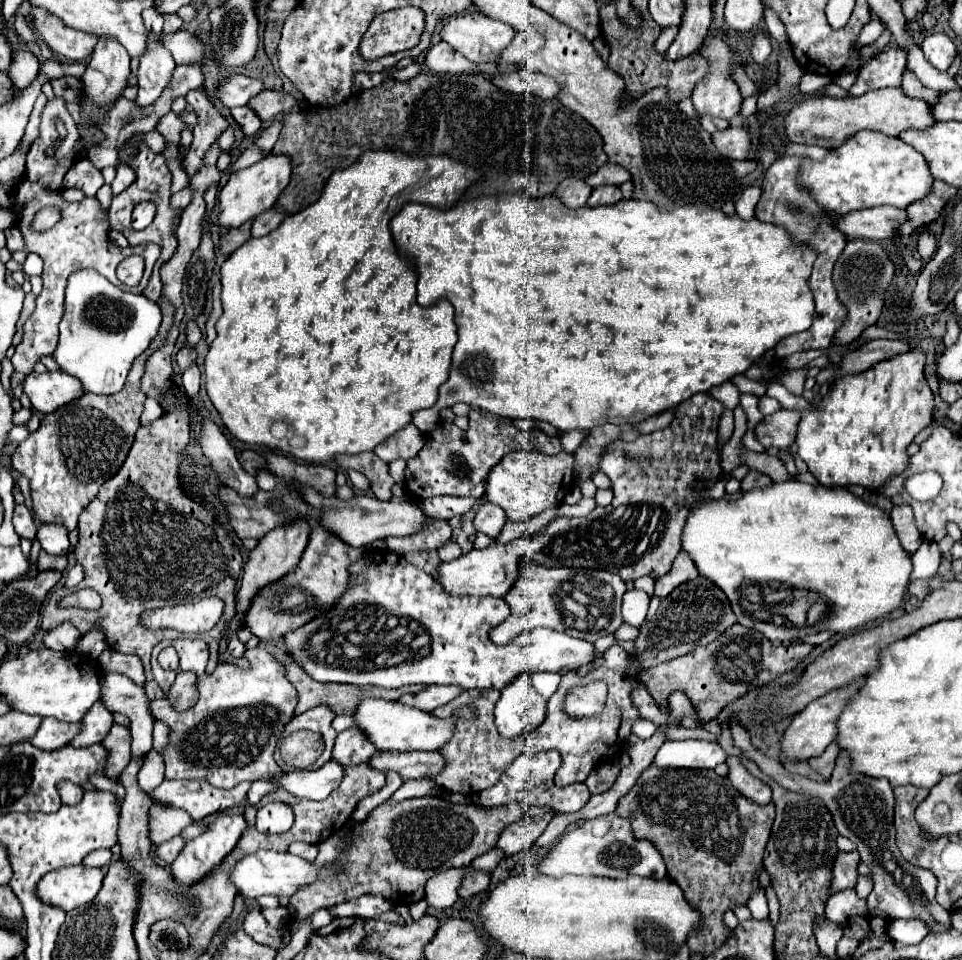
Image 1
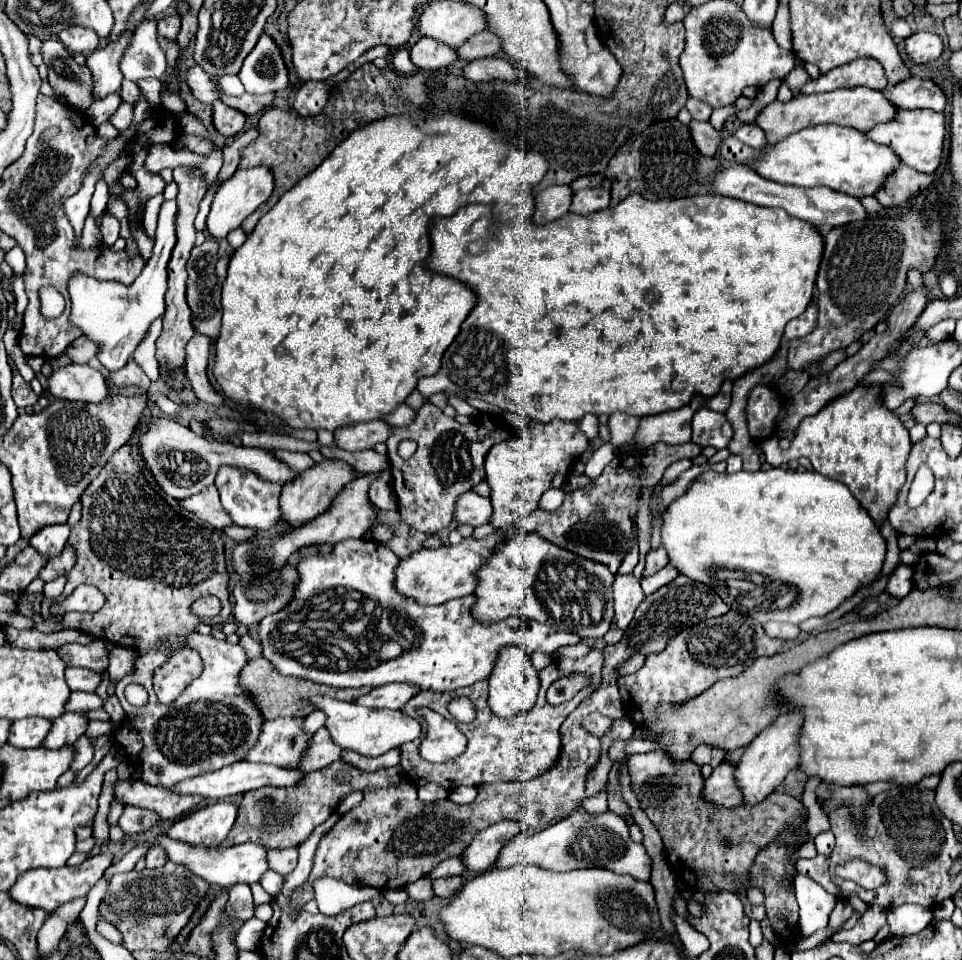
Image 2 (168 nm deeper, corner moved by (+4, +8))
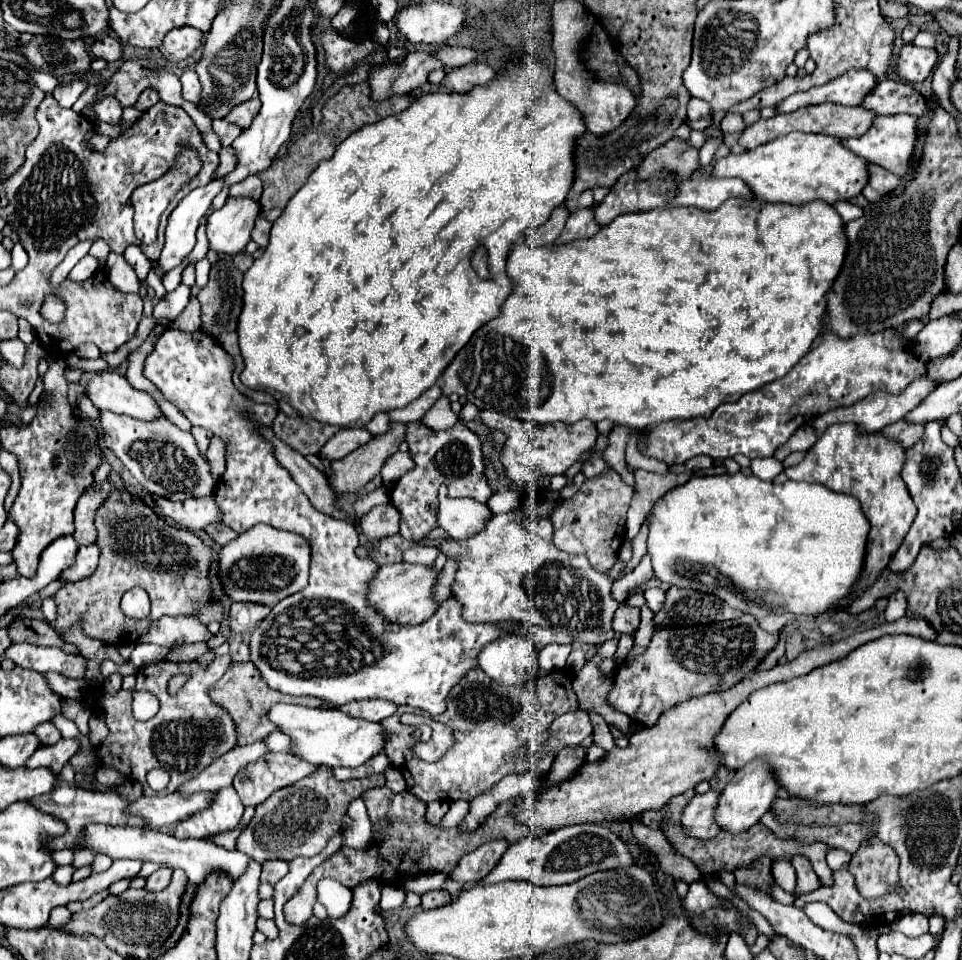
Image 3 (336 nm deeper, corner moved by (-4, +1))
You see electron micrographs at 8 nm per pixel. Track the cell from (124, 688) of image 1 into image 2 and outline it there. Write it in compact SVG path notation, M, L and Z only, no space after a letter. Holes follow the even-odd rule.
M67 667L65 669L65 681L71 691L89 691L93 693L101 681L101 673L89 673L87 669Z

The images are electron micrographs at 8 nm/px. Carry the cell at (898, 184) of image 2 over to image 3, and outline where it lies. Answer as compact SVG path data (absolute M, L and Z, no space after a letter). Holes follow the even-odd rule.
M877 164L869 166L869 174L871 174L869 176L869 184L863 190L863 196L869 202L881 200L887 192L893 192L901 184L901 178L893 176L891 172L885 172L883 168L877 168Z

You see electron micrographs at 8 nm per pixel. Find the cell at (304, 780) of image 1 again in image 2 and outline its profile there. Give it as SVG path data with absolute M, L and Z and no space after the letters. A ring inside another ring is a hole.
M239 761L233 765L227 765L225 769L213 771L213 773L205 773L205 775L197 775L197 777L189 777L173 787L169 787L173 793L177 795L197 795L203 799L223 799L223 797L233 797L233 795L241 795L247 793L251 789L259 789L265 785L295 785L297 781L301 781L301 773L297 773L295 769L285 769L285 767L277 767L277 765L249 765L247 761Z

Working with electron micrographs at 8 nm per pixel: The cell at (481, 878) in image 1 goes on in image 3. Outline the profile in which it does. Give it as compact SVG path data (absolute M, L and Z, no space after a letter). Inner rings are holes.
M433 890L433 892L425 892L421 896L421 906L423 908L437 908L437 906L445 906L451 902L451 894L447 890Z

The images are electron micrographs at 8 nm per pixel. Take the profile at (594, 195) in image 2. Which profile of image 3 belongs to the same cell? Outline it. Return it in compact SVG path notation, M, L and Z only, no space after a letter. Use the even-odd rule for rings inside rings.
M579 208L577 212L573 212L565 224L565 230L561 232L561 236L557 238L557 244L565 244L577 238L589 238L593 234L597 234L601 226L595 220L595 208Z

